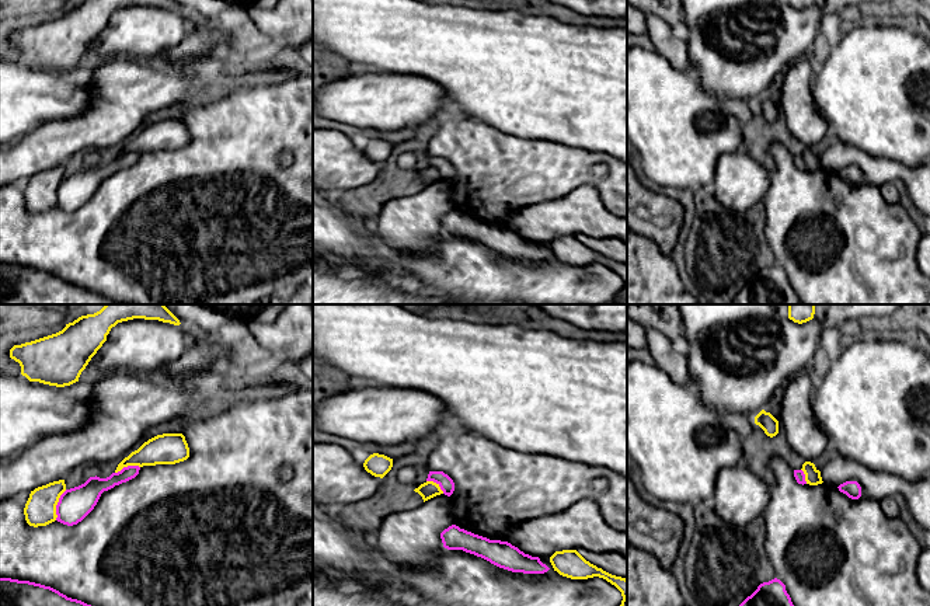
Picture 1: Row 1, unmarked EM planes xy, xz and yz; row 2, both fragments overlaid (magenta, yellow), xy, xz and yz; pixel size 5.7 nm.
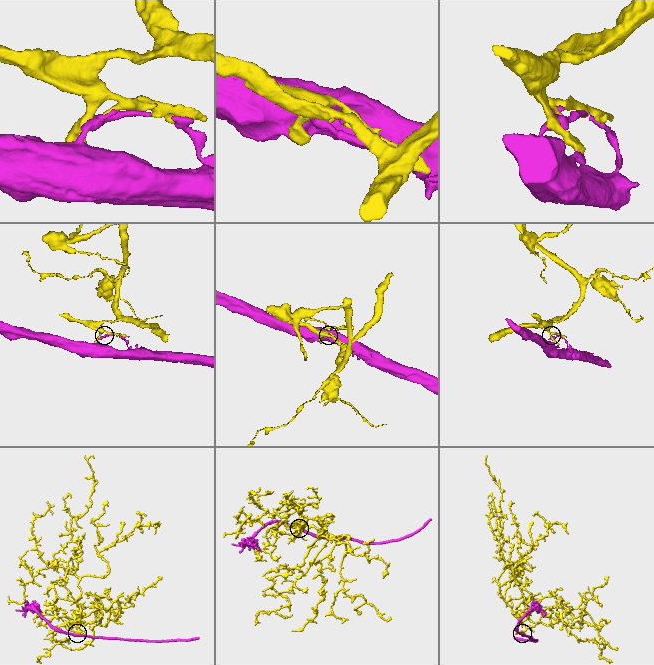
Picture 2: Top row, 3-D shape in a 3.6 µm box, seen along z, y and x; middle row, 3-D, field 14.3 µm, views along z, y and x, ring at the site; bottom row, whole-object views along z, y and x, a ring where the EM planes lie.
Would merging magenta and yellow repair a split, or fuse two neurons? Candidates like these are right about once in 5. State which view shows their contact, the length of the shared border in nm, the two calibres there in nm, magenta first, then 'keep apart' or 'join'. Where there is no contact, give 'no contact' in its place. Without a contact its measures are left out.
contact in xy; length 190 nm; calibres 190 and 180 nm; keep apart

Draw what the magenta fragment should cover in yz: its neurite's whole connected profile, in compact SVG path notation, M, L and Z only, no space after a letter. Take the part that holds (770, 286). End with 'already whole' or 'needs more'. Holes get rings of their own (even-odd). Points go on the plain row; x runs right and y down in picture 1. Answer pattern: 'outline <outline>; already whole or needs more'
outline M774 264L763 268L734 297L732 304L804 304L793 290L786 271Z; already whole

